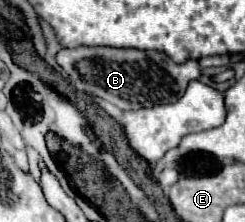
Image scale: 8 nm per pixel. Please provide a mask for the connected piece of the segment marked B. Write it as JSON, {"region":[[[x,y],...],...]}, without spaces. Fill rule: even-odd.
{"region":[[[76,47],[76,49],[60,49],[56,53],[56,63],[60,67],[62,77],[66,77],[78,91],[100,97],[122,111],[154,107],[162,103],[174,103],[186,91],[188,83],[202,77],[198,61],[186,61],[184,65],[176,65],[170,57],[158,51],[138,51],[138,49],[114,49],[114,47]]]}

